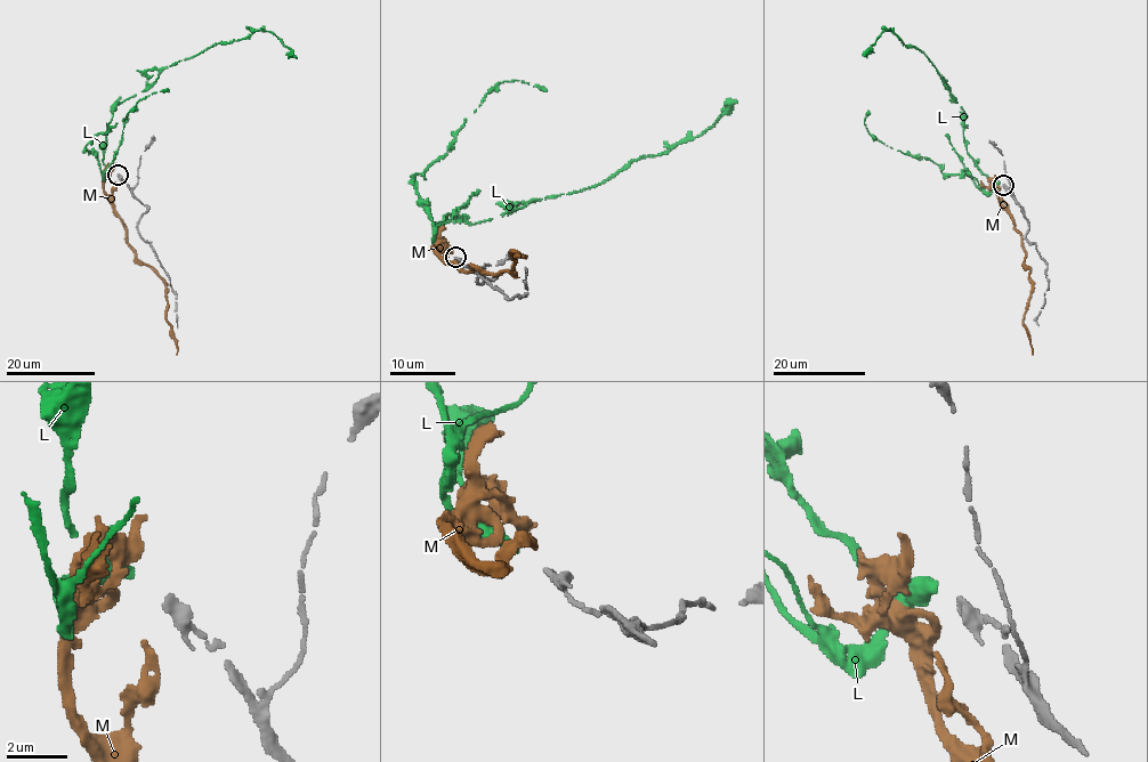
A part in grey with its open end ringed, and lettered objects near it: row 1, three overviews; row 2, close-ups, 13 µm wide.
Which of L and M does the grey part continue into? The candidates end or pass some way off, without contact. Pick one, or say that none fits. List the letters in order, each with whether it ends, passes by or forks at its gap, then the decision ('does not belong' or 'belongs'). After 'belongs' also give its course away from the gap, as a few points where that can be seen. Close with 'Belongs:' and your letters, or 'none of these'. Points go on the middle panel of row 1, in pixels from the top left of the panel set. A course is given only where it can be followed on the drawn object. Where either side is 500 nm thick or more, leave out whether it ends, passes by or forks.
L: it ends; belongs; course (449, 253), (437, 226), (446, 216), (475, 224), (604, 183), (635, 160), (701, 135), (737, 100)
M: it ends; does not belong
Belongs: L

